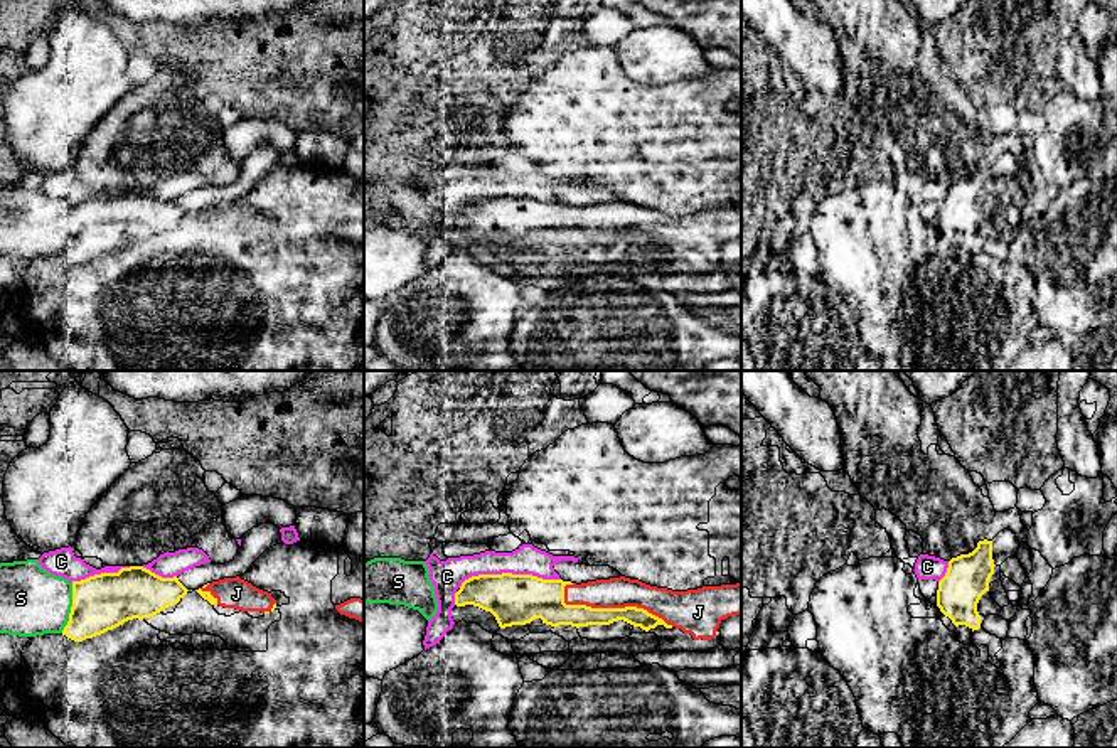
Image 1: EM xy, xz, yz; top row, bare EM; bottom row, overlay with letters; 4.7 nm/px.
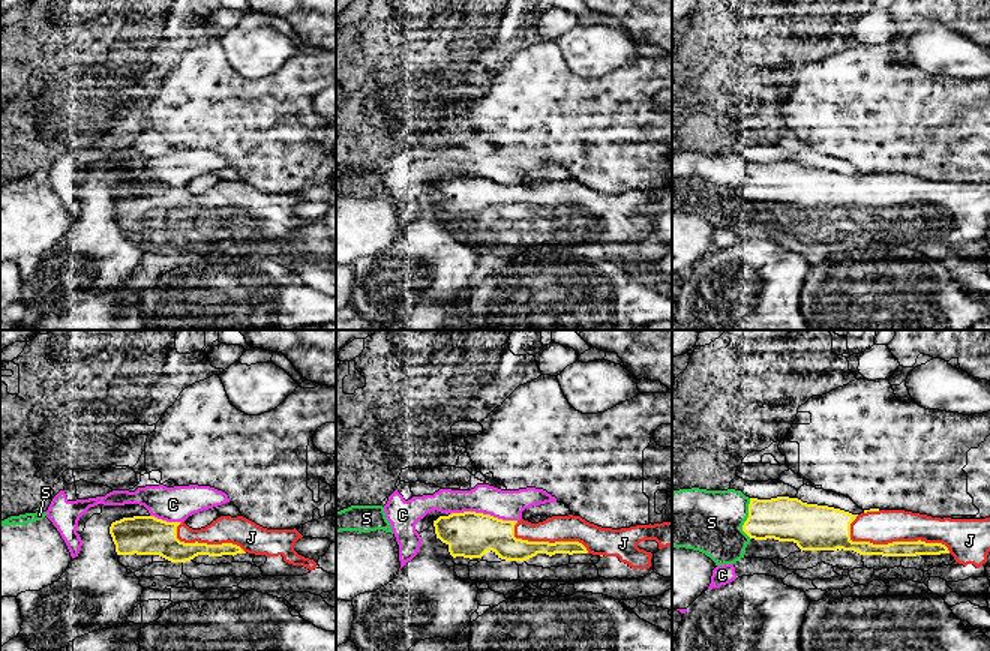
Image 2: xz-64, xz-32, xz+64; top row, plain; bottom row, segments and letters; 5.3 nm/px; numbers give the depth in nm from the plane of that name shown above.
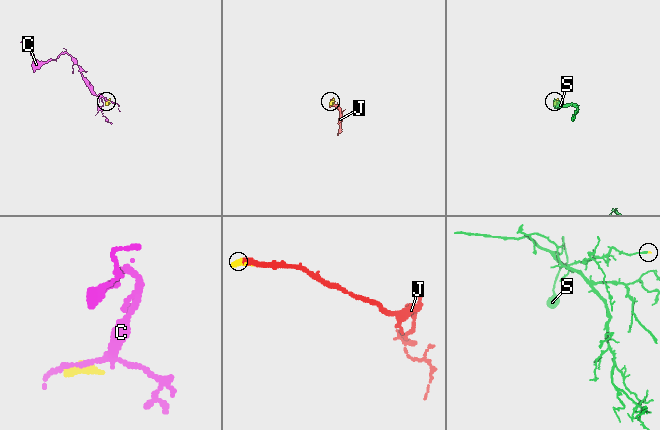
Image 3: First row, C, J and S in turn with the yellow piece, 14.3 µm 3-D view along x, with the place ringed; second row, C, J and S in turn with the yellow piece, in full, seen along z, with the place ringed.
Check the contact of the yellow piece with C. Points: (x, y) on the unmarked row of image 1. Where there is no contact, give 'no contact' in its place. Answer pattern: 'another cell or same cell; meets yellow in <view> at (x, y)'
another cell; meets yellow in xz at (509, 196)

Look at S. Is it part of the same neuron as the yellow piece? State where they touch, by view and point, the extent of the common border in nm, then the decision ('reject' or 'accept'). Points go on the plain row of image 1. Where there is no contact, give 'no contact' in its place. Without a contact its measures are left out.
contact xy (71, 231); length 240 nm; accept

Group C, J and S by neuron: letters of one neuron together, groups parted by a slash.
C / J S

